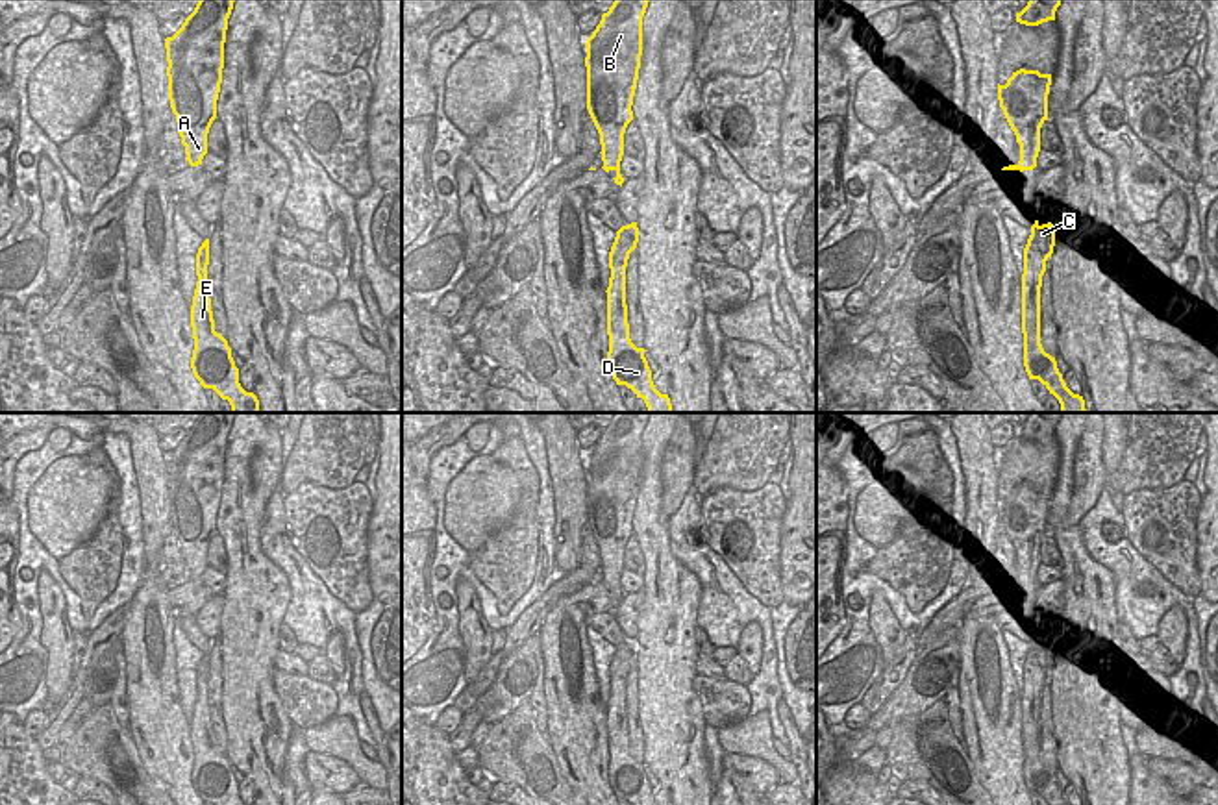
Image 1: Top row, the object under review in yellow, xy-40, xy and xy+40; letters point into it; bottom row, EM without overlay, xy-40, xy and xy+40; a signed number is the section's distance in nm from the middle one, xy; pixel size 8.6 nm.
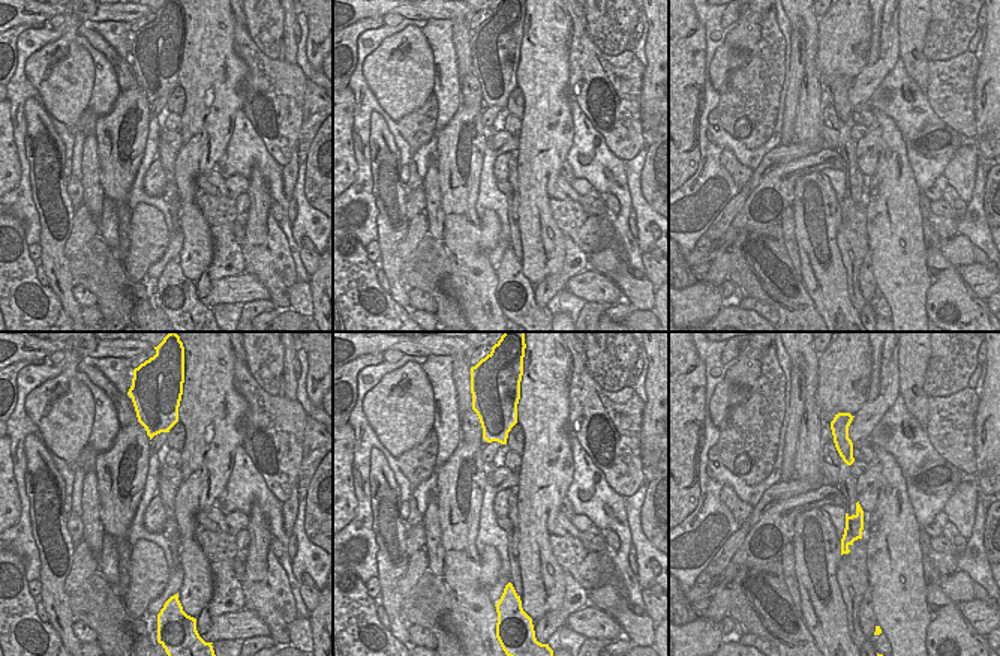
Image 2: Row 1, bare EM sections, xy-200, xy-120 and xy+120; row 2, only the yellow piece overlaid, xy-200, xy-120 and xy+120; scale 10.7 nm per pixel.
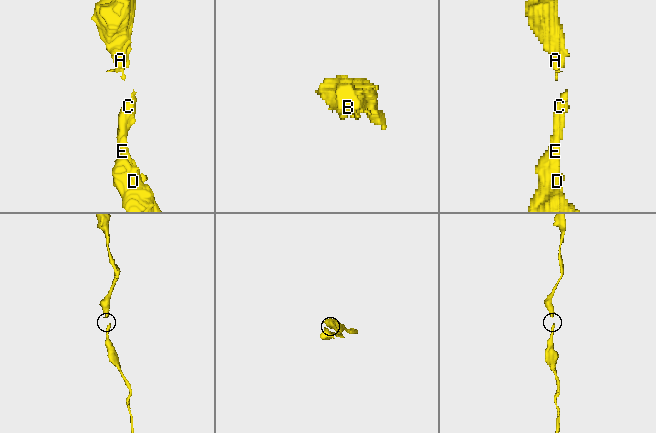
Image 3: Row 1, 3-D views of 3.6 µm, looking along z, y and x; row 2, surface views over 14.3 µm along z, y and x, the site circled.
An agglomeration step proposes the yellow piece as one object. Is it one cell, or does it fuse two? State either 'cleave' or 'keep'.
keep

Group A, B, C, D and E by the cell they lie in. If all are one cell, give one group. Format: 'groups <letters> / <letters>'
groups A B C D E

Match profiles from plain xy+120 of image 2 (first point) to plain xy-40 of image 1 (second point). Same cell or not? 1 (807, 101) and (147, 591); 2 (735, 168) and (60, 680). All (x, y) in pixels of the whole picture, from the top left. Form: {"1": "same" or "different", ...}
{"1": "different", "2": "same"}

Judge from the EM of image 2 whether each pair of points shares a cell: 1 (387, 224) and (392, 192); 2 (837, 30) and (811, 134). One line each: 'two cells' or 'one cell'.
1: one cell
2: two cells

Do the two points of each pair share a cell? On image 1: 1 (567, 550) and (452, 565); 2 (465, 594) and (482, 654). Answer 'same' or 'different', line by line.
1: different
2: same

